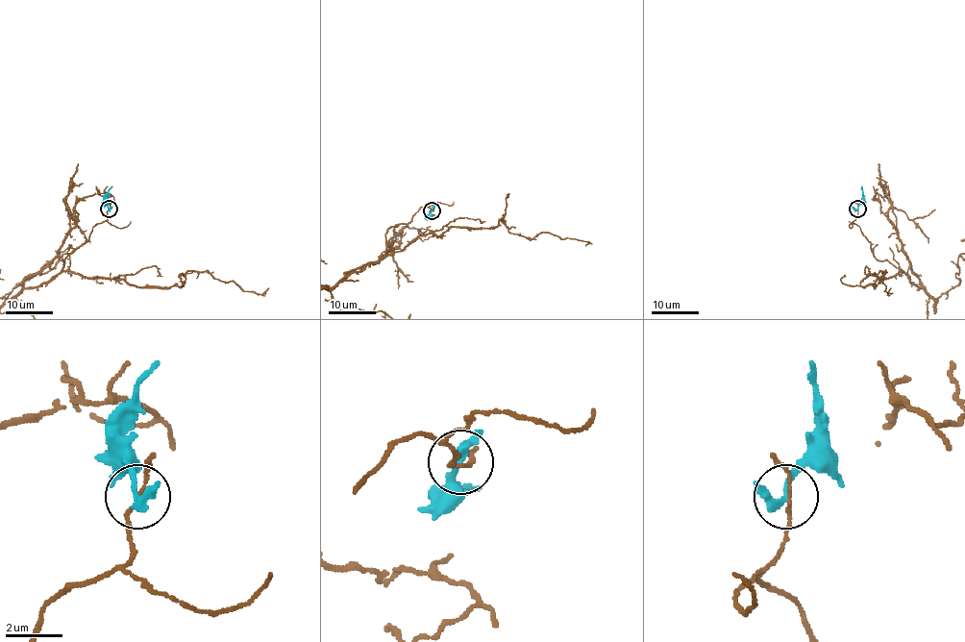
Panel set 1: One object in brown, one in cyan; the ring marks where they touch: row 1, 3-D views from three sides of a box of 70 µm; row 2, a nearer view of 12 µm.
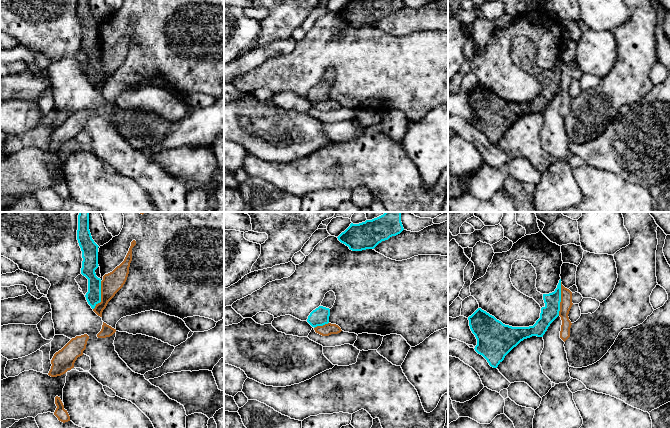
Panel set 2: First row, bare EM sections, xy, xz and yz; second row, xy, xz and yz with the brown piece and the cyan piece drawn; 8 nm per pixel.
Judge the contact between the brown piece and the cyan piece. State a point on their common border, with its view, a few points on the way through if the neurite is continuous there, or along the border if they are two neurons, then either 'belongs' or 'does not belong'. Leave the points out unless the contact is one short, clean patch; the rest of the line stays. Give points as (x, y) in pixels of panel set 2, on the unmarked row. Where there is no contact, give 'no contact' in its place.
meets brown in yz at (561, 75); border along yz (561, 58), (561, 77), (558, 91); does not belong

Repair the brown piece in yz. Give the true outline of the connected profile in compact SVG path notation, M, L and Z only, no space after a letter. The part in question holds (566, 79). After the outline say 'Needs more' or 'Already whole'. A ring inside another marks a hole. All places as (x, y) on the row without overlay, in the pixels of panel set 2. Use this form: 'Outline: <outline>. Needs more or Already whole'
Outline: M561 58L561 78L559 92L562 96L560 114L565 118L570 113L571 97L569 96L568 90L572 83L572 68L565 64Z. Already whole

